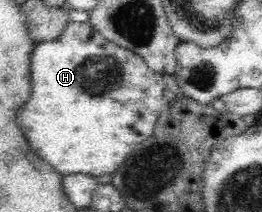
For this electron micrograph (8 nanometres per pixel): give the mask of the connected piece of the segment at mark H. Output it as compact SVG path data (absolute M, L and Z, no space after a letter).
M72 22L66 26L62 34L57 39L51 39L45 42L40 42L35 45L31 53L30 60L30 78L32 78L32 96L26 102L26 106L20 110L18 116L18 124L22 128L22 132L26 134L26 140L30 142L32 150L44 160L48 162L56 172L60 174L87 174L92 177L102 176L102 174L110 174L112 170L116 170L120 164L126 162L126 158L130 156L130 152L134 150L141 142L150 138L154 133L158 118L162 114L162 107L166 104L162 92L166 88L163 75L150 70L146 62L140 55L136 55L130 50L126 50L117 46L114 42L109 42L96 31L89 22Z

